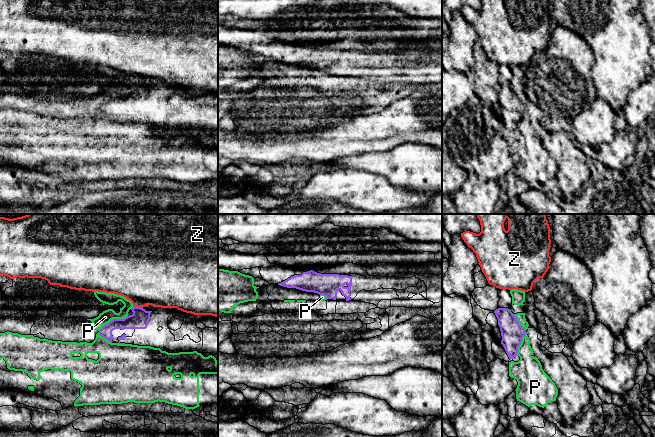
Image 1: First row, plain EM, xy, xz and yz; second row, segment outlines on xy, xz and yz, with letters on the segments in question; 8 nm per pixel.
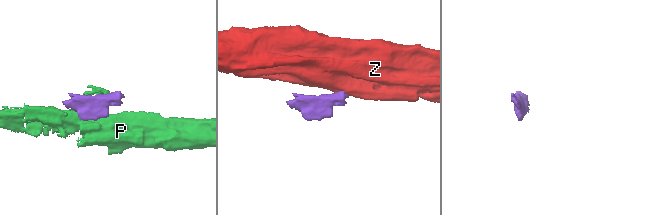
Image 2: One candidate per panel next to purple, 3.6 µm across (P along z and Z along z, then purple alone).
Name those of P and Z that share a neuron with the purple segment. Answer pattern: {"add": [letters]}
{"add": []}

